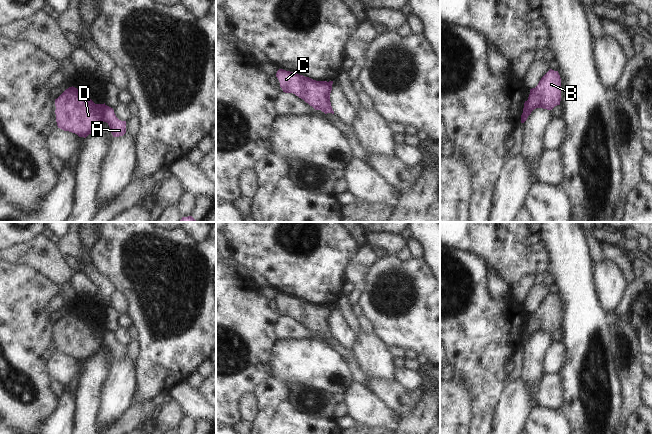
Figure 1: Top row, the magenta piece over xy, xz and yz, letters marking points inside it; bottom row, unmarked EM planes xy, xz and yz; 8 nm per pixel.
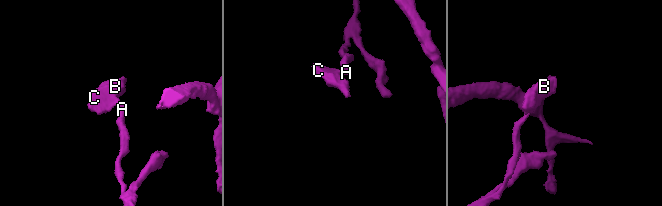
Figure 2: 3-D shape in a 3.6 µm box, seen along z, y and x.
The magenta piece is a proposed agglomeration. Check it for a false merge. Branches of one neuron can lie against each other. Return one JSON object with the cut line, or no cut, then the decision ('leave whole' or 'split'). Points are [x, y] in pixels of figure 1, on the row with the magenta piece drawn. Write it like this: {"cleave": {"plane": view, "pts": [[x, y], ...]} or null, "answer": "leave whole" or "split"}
{"cleave": {"plane": "xy", "pts": [[105, 105], [103, 121]]}, "answer": "split"}

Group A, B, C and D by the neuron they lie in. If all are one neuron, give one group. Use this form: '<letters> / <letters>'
A / B C D

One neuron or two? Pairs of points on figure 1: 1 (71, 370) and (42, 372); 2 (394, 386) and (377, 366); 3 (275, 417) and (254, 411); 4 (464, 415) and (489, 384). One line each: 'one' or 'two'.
1: two
2: two
3: two
4: two

